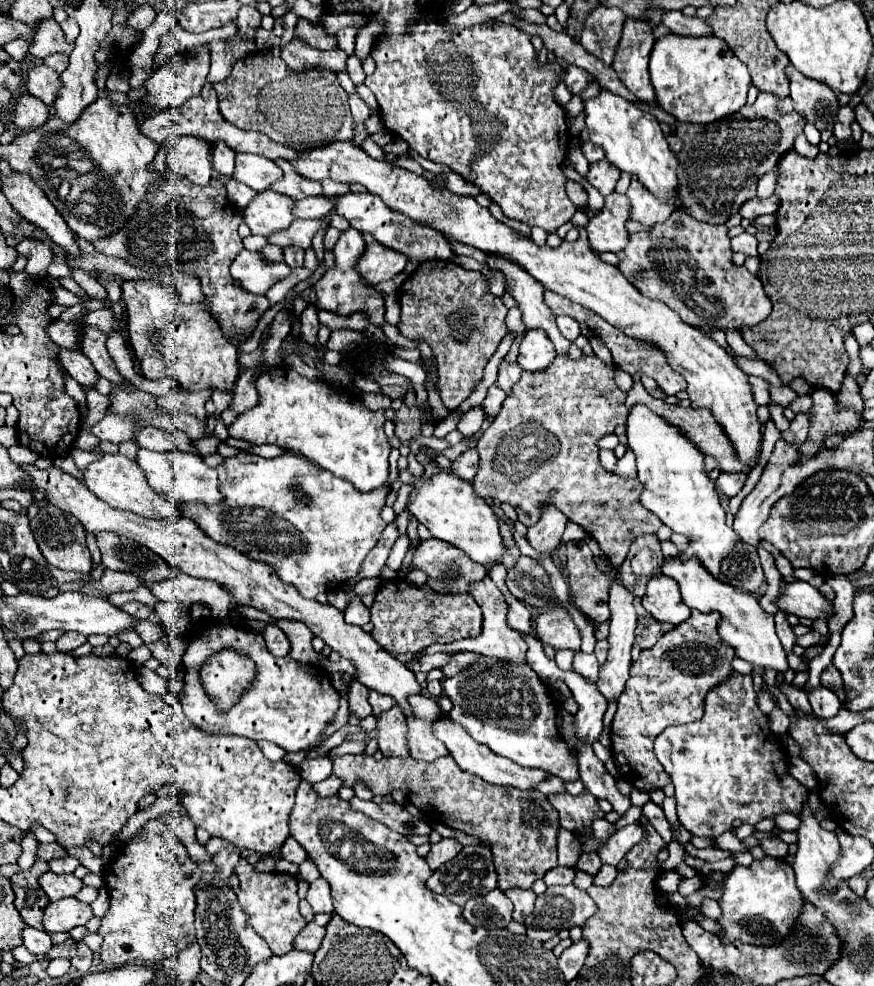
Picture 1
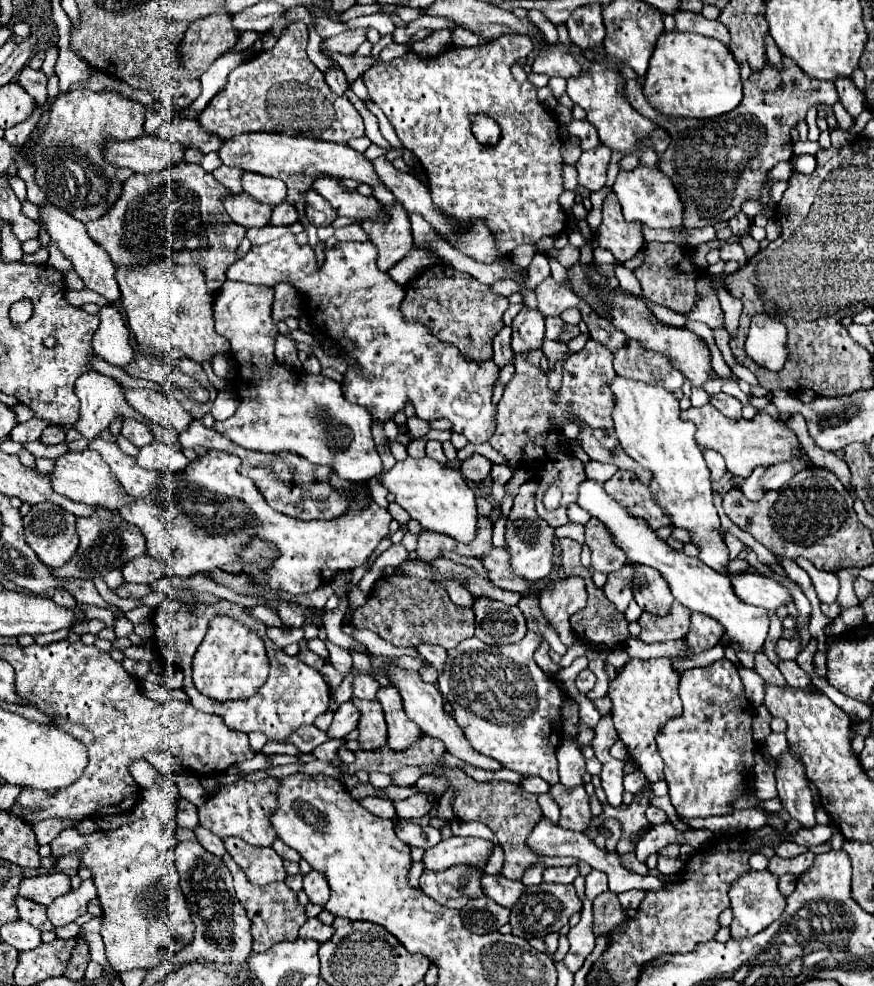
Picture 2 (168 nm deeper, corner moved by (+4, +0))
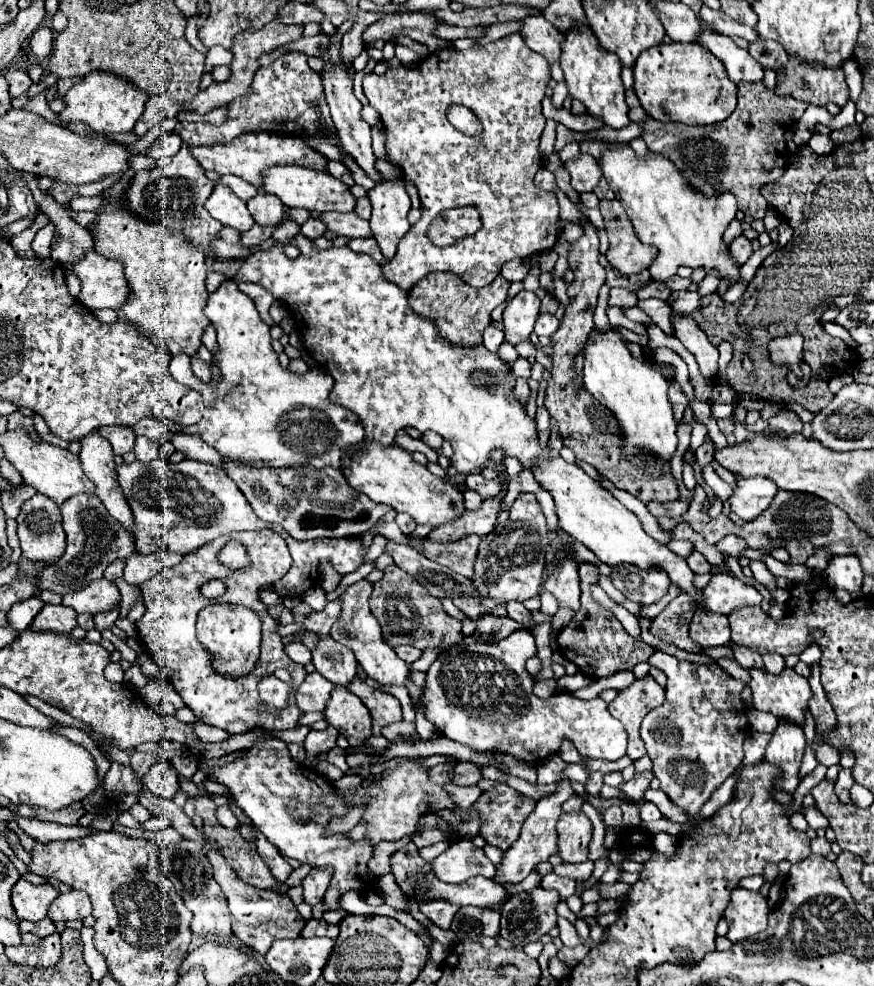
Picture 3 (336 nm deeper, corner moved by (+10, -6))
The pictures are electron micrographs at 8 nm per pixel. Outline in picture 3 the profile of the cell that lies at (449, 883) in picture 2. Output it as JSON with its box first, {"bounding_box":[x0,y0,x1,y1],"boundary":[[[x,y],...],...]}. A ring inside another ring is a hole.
{"bounding_box":[420,901,458,929],"boundary":[[[428,901],[420,905],[420,911],[440,929],[450,929],[452,917],[456,915],[458,907],[456,905],[448,905],[446,901]]]}

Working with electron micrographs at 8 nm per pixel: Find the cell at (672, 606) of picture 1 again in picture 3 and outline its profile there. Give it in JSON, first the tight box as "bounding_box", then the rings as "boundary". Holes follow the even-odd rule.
{"bounding_box":[610,565,670,605],"boundary":[[[616,565],[612,567],[610,581],[618,591],[624,593],[626,599],[636,601],[640,605],[650,605],[656,603],[660,597],[666,595],[670,581],[668,573],[660,567],[648,567],[640,569],[636,565]]]}

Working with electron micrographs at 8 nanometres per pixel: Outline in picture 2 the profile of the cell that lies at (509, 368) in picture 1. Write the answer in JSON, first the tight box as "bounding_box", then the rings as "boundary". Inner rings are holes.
{"bounding_box":[494,325,514,369],"boundary":[[[508,325],[502,331],[498,331],[498,335],[494,337],[494,363],[500,369],[514,363],[514,353],[510,347],[510,335],[512,335],[512,327]]]}

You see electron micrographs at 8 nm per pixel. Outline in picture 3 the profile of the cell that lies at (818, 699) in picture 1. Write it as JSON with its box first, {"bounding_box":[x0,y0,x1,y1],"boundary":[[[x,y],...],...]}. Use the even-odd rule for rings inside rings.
{"bounding_box":[762,653,784,673],"boundary":[[[764,653],[762,659],[764,659],[764,667],[766,667],[770,673],[780,673],[780,671],[784,669],[784,657],[782,657],[782,655]]]}

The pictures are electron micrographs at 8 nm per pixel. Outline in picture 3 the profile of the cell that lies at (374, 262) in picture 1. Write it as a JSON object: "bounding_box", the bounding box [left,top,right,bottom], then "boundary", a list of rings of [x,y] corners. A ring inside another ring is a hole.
{"bounding_box":[368,179,410,259],"boundary":[[[402,179],[378,183],[374,189],[368,191],[368,199],[372,201],[370,229],[384,257],[392,259],[400,239],[410,229],[410,197],[406,193],[406,185]]]}

